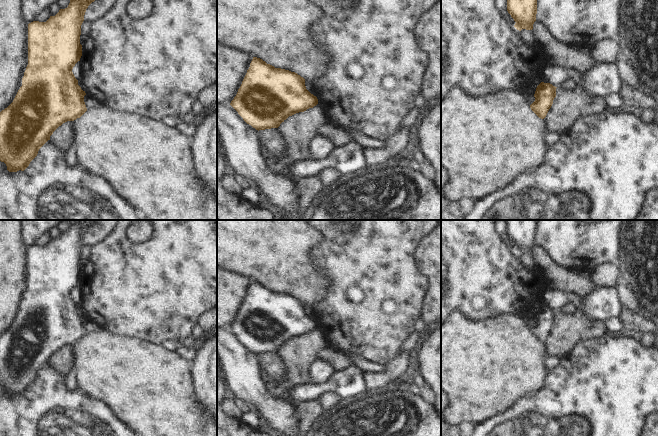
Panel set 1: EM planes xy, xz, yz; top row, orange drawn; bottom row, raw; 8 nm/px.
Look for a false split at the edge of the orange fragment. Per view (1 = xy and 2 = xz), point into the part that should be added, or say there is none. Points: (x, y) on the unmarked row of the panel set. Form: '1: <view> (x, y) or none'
1: none
2: none

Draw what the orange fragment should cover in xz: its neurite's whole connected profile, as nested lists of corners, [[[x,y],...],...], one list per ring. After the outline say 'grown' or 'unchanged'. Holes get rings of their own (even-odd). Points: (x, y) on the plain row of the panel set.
[[[253,281],[240,312],[230,329],[243,344],[256,354],[278,352],[289,340],[304,336],[318,328],[316,320],[305,310],[305,303],[295,296],[275,292]]] | unchanged

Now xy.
[[[80,220],[77,224],[70,224],[67,232],[60,233],[46,246],[33,245],[28,248],[28,289],[22,302],[22,310],[13,326],[0,336],[0,385],[6,388],[9,396],[24,395],[59,350],[80,342],[87,335],[84,326],[86,317],[78,309],[72,293],[82,280],[80,259],[84,239],[95,223],[95,220]]] | unchanged

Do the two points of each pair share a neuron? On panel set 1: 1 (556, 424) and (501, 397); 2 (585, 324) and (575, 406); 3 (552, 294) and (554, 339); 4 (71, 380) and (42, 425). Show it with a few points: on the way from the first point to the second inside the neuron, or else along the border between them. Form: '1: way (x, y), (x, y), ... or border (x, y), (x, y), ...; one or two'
1: border (533, 391), (492, 415); two
2: border (605, 332), (600, 336), (578, 340), (565, 353); two
3: border (557, 310), (559, 311); two
4: border (65, 376), (66, 387), (69, 390), (76, 391); two

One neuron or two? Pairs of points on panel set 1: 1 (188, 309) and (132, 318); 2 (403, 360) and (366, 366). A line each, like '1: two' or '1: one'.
1: one
2: two

